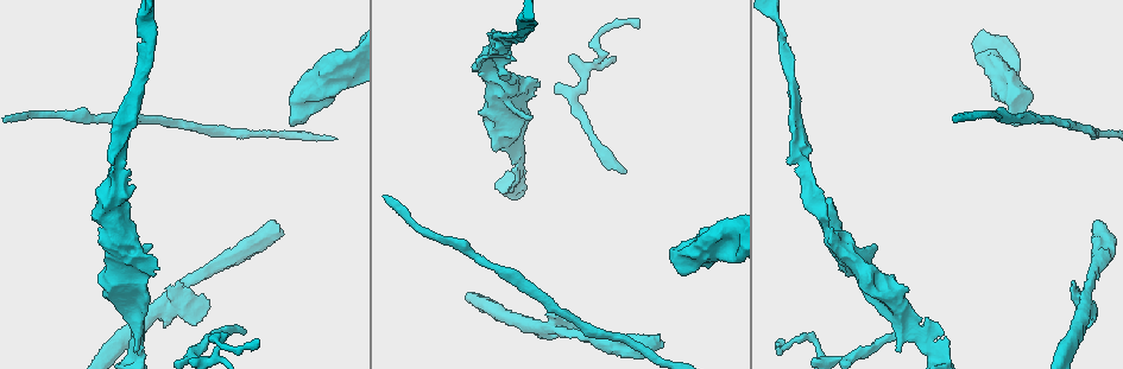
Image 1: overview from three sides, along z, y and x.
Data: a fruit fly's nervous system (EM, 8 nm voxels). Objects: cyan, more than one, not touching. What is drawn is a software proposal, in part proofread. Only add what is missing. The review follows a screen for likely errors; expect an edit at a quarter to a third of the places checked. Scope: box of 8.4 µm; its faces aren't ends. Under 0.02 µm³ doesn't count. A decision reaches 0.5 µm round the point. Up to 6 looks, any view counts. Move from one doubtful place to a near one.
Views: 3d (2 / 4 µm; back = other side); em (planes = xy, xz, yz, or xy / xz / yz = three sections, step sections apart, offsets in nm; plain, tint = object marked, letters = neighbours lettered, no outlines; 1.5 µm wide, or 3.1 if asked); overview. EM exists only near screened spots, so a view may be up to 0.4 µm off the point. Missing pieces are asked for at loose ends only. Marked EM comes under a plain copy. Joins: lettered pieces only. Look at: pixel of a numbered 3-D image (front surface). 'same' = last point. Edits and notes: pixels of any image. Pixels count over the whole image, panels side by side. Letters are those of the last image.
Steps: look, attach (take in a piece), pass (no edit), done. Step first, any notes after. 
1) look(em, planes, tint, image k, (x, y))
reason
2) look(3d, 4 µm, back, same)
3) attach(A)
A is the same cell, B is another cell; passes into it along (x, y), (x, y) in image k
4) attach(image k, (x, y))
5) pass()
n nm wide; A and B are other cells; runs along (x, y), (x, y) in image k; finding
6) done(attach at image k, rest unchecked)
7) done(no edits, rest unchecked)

look(3d, 4 µm, image 1, (293, 124))
stops while still wide

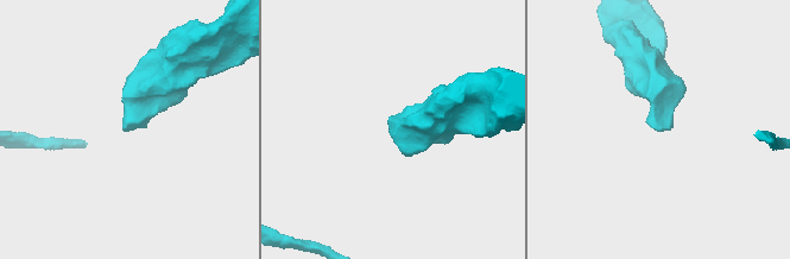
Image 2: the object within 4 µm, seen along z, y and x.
look(em, yz, step 8, letters, image 2, (124, 131))
now the EM

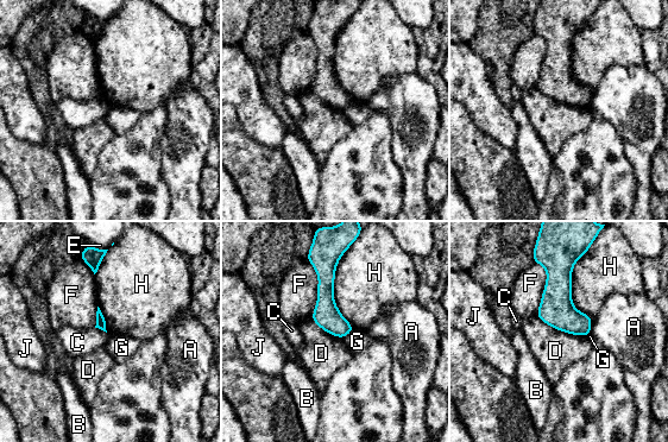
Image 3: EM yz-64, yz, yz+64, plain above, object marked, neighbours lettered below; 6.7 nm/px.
look(em, planes, letters, same)
cut it another way

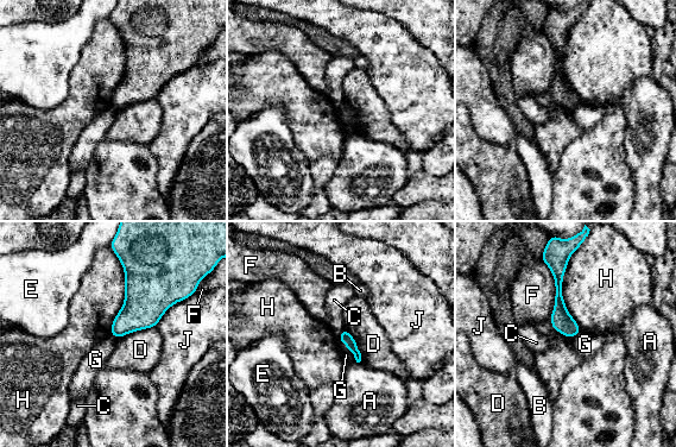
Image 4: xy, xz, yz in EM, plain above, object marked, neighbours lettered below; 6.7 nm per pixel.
pass()
A, B, C, D, E, F, G, H and J are other cells; runs along (563, 264), (560, 318), (570, 334) in image 4; no lettered piece goes on from it

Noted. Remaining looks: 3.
look(3d, 2 µm, image 1, (514, 184))
branch stops here

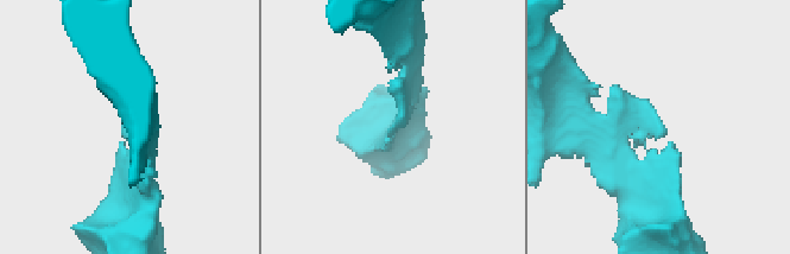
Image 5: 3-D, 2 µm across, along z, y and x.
look(em, planes, letters, image 5, (654, 114))
arms of 190, 220 nm; need the tissue

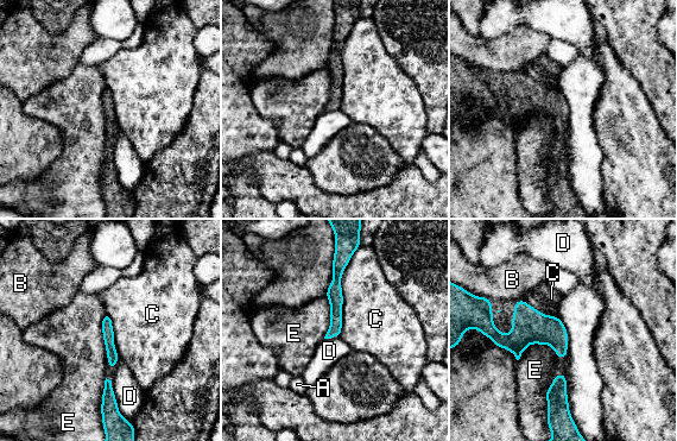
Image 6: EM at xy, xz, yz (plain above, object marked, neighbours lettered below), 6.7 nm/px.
pass()
A, B, C, D and E are other cells; border along (557, 315), (567, 332), (565, 358) in image 6; no lettered piece goes on from it

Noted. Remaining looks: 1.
done(no edits, rest unchecked)

